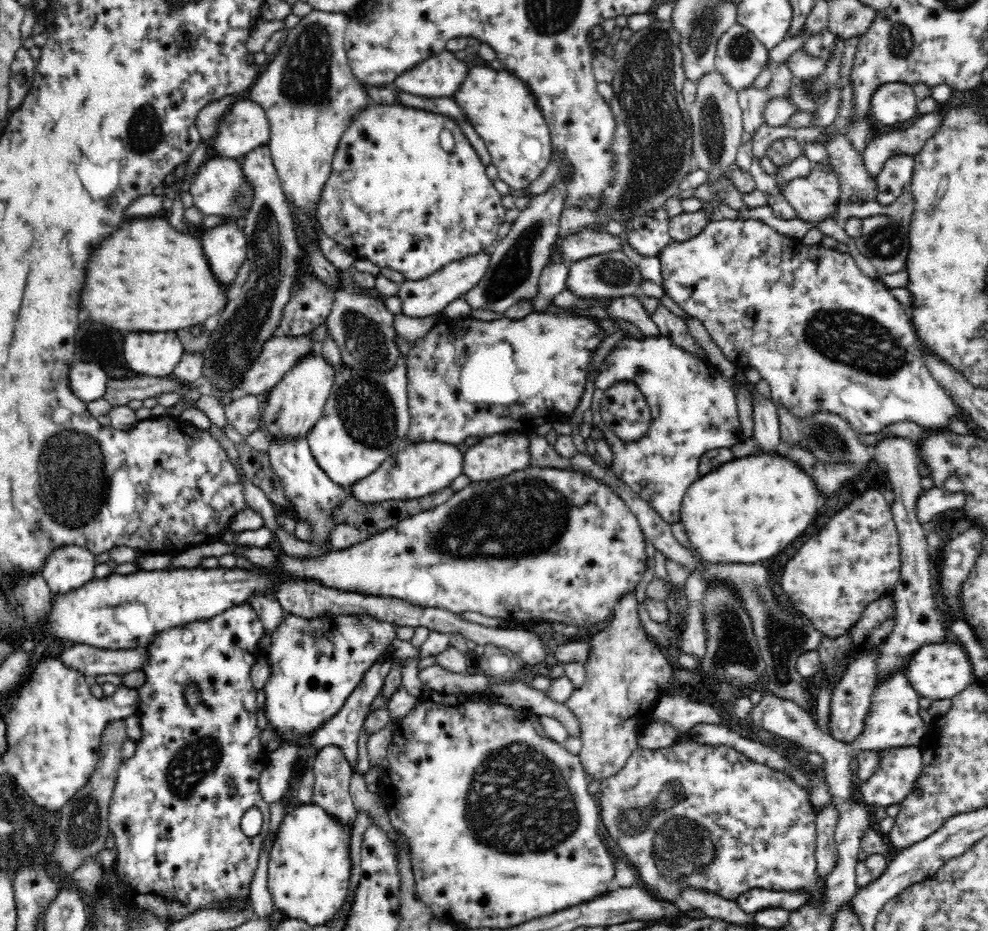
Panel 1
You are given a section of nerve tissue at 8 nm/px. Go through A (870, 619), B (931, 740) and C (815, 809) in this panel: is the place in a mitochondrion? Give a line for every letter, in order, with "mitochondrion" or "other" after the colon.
A: other
B: other
C: other

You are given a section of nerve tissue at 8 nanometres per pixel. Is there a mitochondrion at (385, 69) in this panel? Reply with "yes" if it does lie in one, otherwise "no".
no

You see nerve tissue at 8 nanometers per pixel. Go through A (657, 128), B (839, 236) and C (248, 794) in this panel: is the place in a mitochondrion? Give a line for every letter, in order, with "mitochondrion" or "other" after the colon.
A: mitochondrion
B: other
C: other

